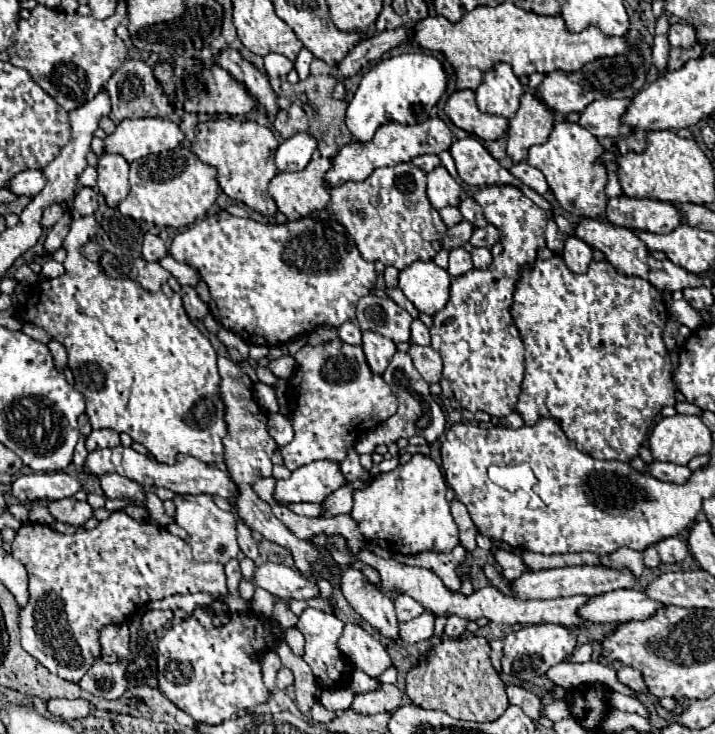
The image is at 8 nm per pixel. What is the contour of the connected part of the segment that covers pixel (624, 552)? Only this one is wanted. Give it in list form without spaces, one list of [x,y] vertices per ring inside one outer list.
[[[619,548],[615,550],[613,554],[607,554],[607,556],[599,556],[599,560],[605,564],[605,566],[611,566],[611,568],[629,568],[637,578],[641,576],[645,564],[643,564],[643,554],[637,552],[637,550],[631,550],[631,548]]]

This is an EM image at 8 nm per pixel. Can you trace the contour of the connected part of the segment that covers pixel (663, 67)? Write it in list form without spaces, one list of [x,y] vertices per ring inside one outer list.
[[[663,14],[657,22],[655,30],[655,42],[653,42],[653,64],[659,68],[659,72],[667,72],[667,56],[669,56],[669,42],[667,42],[667,28],[669,20]]]

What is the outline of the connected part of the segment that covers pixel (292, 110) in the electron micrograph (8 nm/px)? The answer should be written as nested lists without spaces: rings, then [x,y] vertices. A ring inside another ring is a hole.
[[[291,104],[287,110],[281,110],[273,118],[273,126],[281,134],[281,138],[291,138],[293,134],[307,132],[307,128],[309,128],[307,116],[305,116],[303,108],[299,108],[299,104]]]

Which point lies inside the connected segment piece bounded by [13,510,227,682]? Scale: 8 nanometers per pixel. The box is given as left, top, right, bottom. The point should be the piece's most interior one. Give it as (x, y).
(80, 582)

